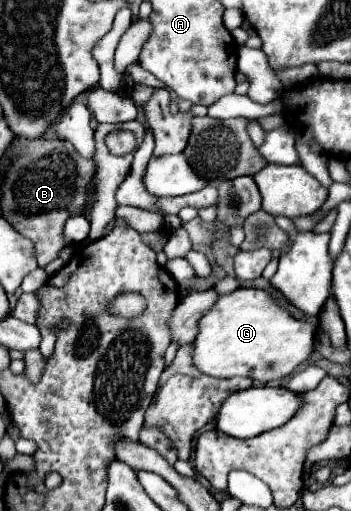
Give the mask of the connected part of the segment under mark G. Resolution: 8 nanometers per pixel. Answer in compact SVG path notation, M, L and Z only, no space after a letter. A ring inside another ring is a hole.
M236 289L220 295L218 301L198 319L198 335L192 343L194 365L210 377L250 377L262 383L284 379L312 353L314 327L296 321L278 307L262 289Z

